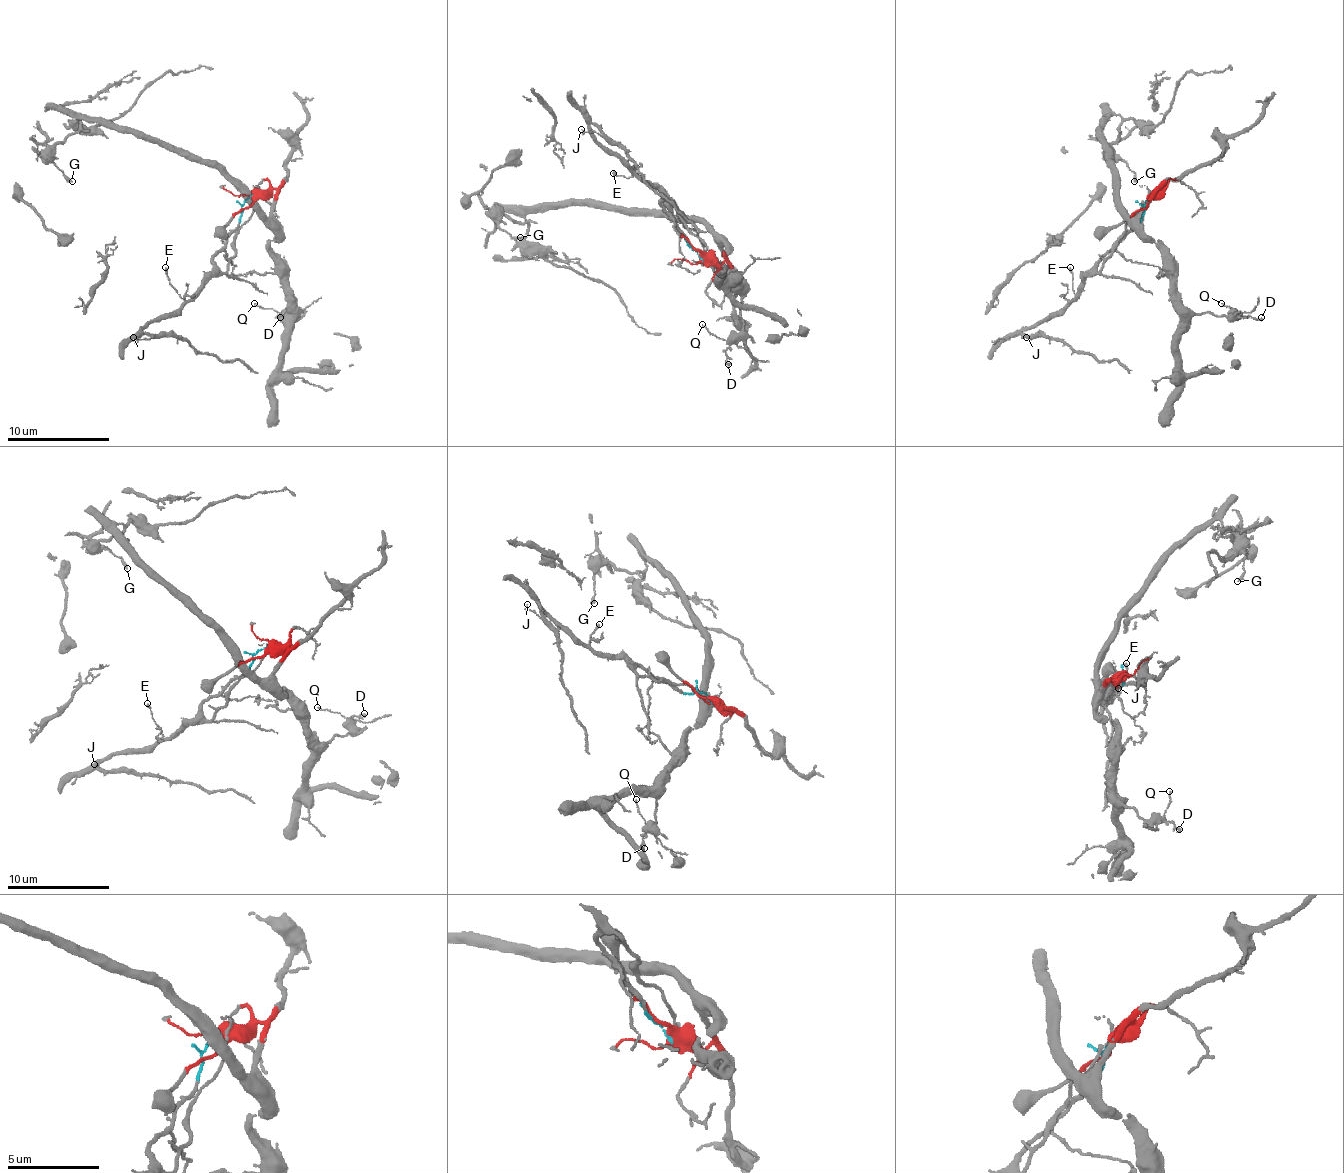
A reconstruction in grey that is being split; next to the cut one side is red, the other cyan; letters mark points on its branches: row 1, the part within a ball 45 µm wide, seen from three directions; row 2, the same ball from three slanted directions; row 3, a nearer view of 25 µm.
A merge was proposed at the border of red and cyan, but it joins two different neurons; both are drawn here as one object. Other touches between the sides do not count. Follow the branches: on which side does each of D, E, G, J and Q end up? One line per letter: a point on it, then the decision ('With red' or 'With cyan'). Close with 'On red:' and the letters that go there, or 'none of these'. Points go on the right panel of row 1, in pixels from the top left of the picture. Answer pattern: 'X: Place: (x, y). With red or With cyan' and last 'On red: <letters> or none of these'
D: Place: (1261, 317). With red
E: Place: (1070, 267). With cyan
G: Place: (1134, 181). With red
J: Place: (1026, 337). With cyan
Q: Place: (1221, 303). With red
On red: D, G, Q

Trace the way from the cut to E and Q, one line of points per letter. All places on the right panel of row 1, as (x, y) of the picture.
E: (1154, 196), (1146, 201), (1144, 217), (1103, 258), (1074, 299), (1069, 268)
Q: (1154, 196), (1141, 232), (1159, 250), (1172, 291), (1197, 314), (1228, 317), (1236, 309), (1221, 304)

